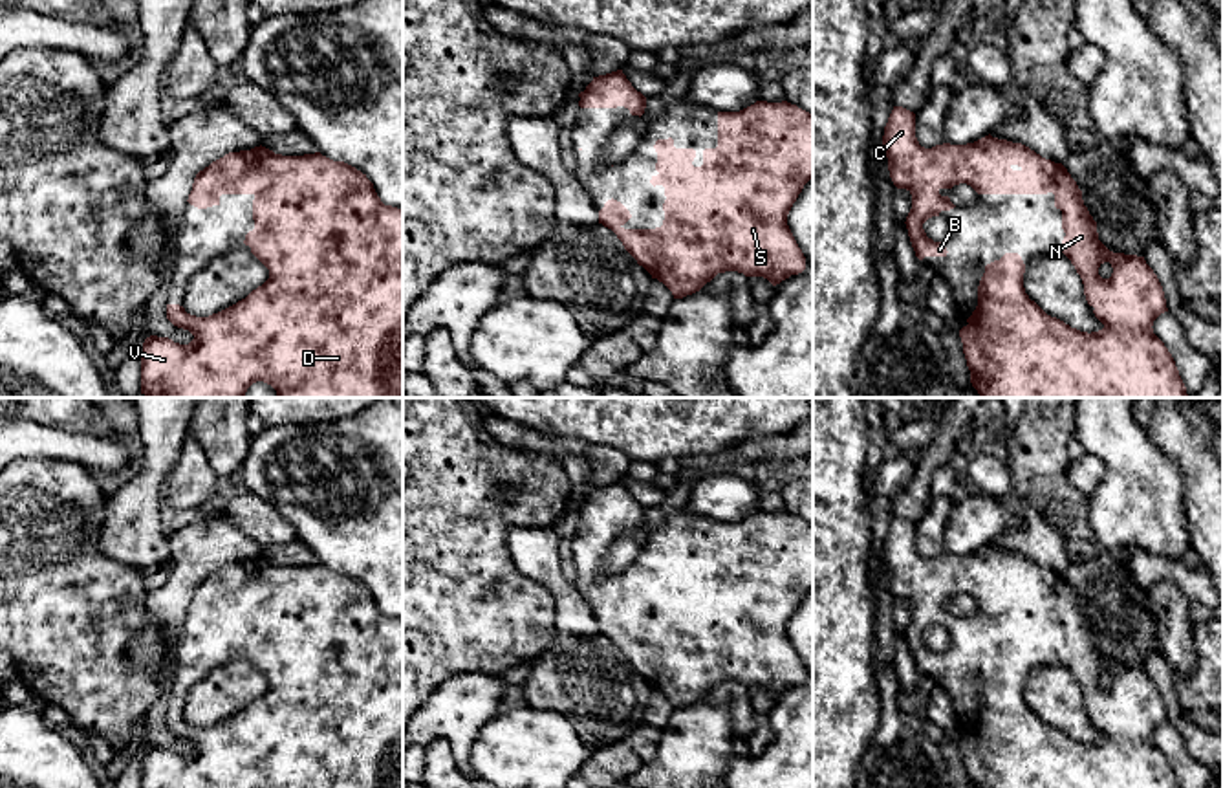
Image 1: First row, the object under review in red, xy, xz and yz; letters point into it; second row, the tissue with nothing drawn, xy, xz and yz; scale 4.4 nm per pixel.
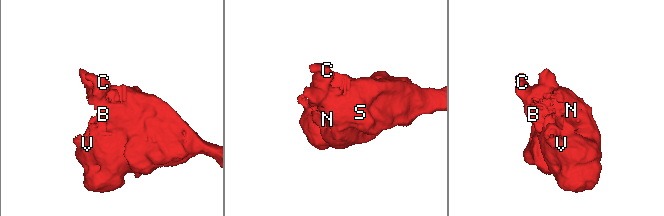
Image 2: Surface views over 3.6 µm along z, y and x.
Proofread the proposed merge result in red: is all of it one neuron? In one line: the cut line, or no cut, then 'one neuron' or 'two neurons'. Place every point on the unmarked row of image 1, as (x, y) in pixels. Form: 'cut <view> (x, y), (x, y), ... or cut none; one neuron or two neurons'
cut none; one neuron

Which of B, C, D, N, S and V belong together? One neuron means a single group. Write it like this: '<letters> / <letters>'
B C D N S V

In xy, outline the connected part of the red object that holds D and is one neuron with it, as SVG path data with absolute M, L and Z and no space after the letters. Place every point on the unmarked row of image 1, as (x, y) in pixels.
M262 555L229 563L200 581L187 612L207 619L220 616L222 605L254 607L254 640L244 654L269 680L269 689L209 728L167 715L167 729L194 750L179 755L168 748L146 748L141 788L403 788L403 621L384 616L366 585L344 572L320 563L282 566Z

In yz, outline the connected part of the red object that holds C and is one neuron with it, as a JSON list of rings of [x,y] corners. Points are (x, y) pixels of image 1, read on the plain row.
[[[893,517],[884,537],[882,559],[888,568],[888,581],[897,599],[906,599],[912,605],[912,619],[906,627],[906,640],[915,662],[915,667],[947,667],[947,658],[926,647],[923,634],[939,627],[941,621],[950,621],[956,616],[948,607],[941,607],[941,599],[967,594],[978,605],[1055,605],[1055,618],[1062,621],[1062,640],[1066,643],[1060,660],[1071,671],[1084,695],[1084,706],[1093,717],[1095,728],[1104,735],[1099,742],[1080,742],[1064,731],[1047,726],[1034,711],[1029,709],[1023,698],[1025,674],[1018,663],[1005,663],[1000,671],[985,676],[985,684],[978,696],[978,717],[967,729],[967,737],[959,740],[963,764],[970,788],[1181,788],[1175,772],[1164,753],[1153,744],[1153,731],[1168,722],[1163,696],[1146,674],[1144,667],[1109,662],[1097,643],[1097,632],[1089,625],[1082,610],[1082,601],[1062,574],[1042,568],[1022,553],[992,548],[990,544],[967,555],[936,555],[925,559],[915,548],[915,524]]]

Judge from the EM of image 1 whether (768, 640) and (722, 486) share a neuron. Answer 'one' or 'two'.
two

